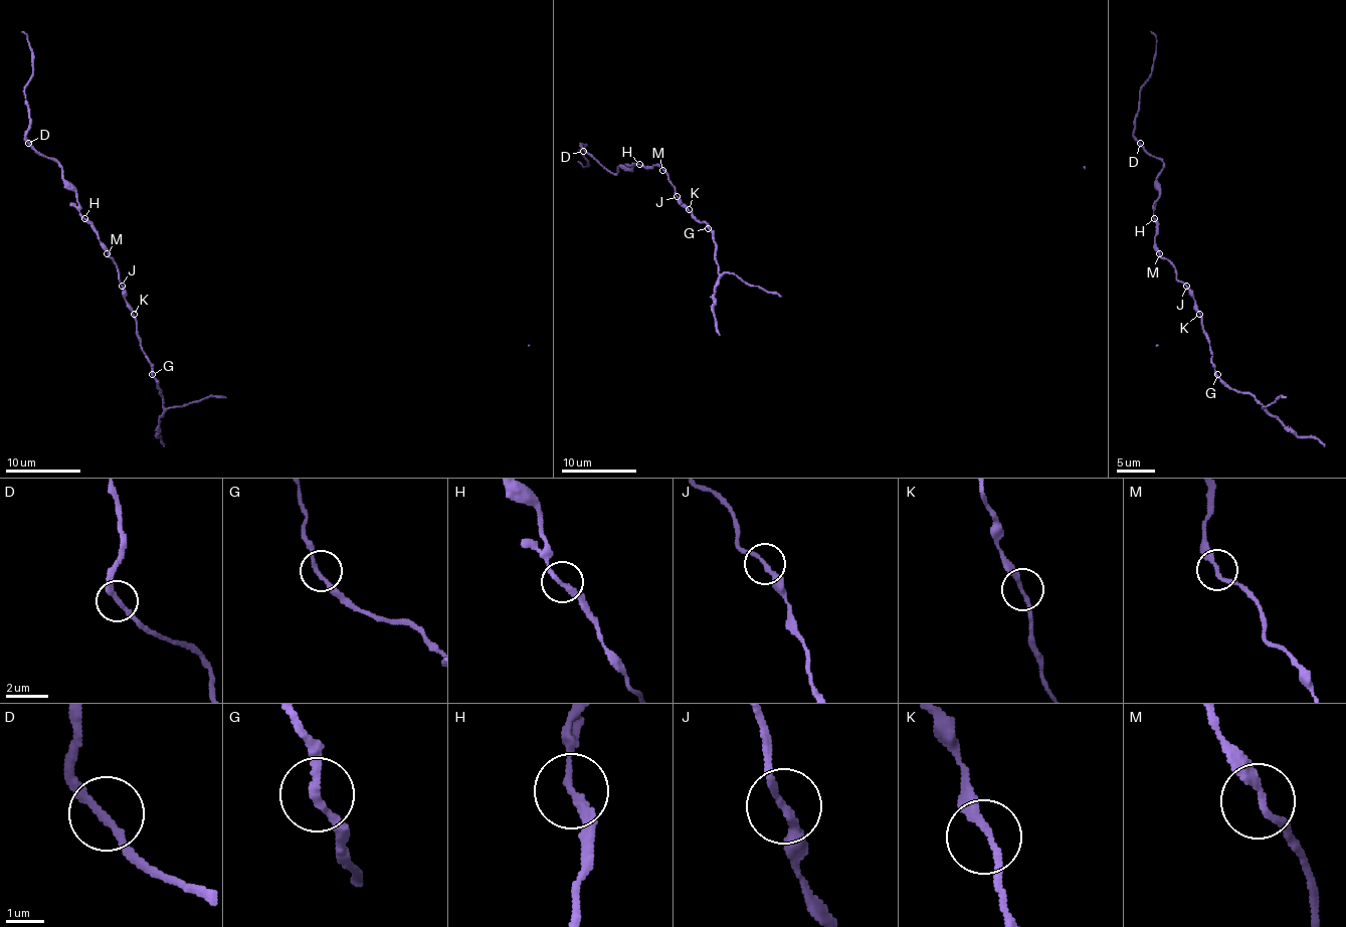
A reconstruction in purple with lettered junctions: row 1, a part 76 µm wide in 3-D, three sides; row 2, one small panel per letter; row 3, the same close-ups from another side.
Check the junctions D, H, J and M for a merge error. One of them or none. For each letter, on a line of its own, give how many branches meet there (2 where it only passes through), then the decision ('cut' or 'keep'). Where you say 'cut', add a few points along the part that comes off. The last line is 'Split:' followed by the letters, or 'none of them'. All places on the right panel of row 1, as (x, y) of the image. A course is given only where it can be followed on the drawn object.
D: 2 | keep
H: 2 | keep
J: 2 | keep
M: 2 | keep
Split: none of them

